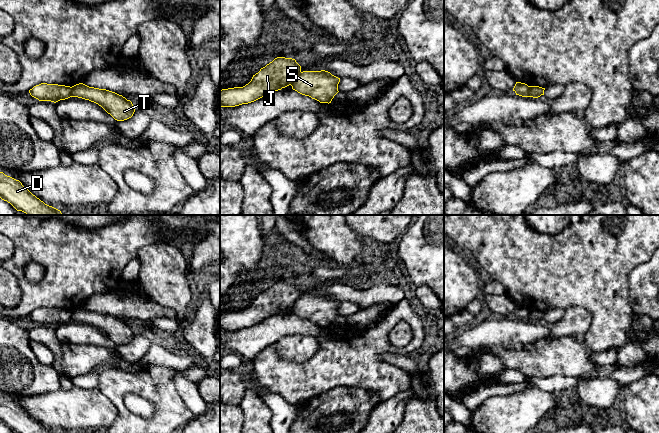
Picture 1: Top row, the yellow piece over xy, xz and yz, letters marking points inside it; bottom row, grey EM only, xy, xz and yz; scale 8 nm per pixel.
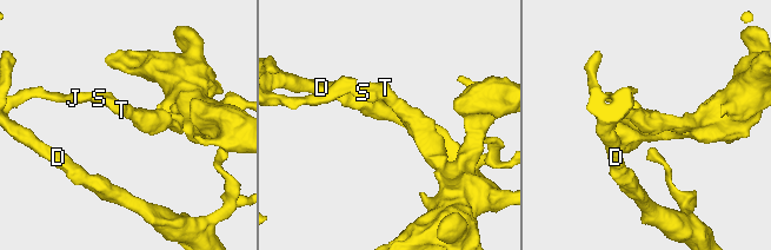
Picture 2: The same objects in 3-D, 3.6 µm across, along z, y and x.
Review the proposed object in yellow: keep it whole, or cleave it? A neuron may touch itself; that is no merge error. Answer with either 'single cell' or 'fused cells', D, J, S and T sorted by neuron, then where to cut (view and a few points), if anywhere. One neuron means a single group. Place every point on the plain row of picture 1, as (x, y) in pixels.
fused cells; groups D J / S T; cut xz (301, 296), (290, 308)

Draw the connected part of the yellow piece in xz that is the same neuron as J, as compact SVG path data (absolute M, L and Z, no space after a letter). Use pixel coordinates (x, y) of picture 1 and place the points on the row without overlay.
M277 281L253 299L245 310L220 314L220 331L235 331L254 326L291 309L300 297L301 290L295 283Z

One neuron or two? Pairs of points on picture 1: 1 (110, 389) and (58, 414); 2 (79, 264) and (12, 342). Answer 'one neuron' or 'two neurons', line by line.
1: two neurons
2: two neurons

